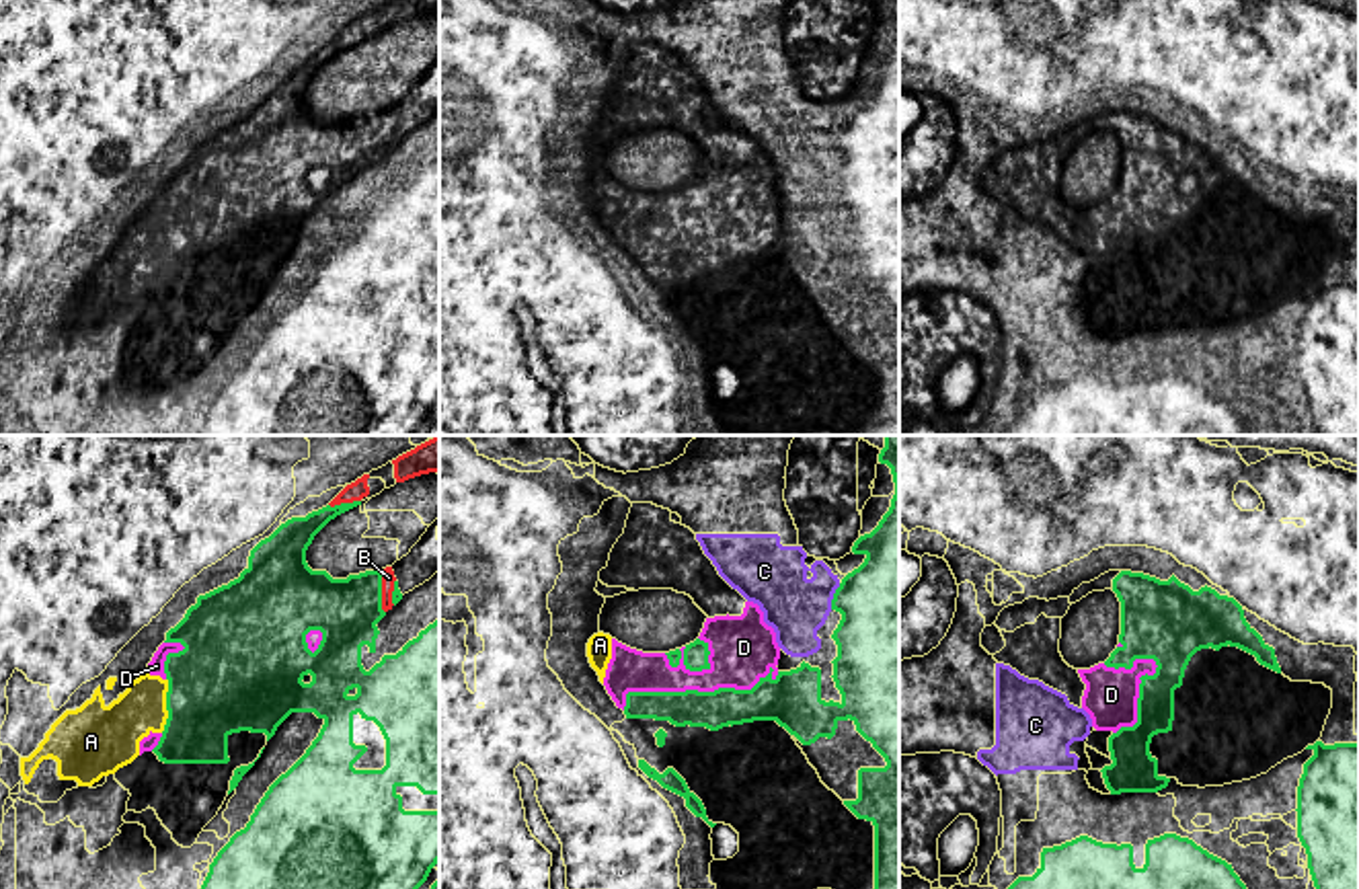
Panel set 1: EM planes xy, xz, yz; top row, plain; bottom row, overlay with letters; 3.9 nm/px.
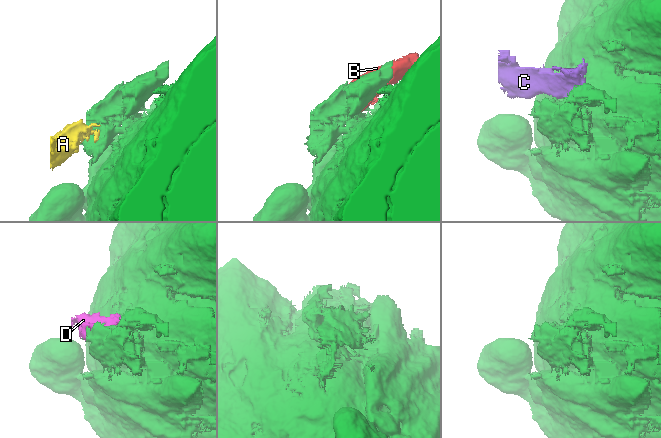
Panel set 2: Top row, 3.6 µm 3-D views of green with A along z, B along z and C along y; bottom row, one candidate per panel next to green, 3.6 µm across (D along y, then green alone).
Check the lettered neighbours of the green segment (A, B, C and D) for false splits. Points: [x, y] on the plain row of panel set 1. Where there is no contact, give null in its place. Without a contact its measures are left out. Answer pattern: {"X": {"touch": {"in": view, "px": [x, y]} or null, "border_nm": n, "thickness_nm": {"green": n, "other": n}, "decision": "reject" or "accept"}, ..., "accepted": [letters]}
{"A": {"touch": {"in": "xy", "px": [167, 245]}, "border_nm": 220, "thickness_nm": {"green": 400, "other": 220}, "decision": "reject"}, "B": {"touch": {"in": "xy", "px": [380, 132]}, "border_nm": 170, "thickness_nm": {"green": 260, "other": 50}, "decision": "reject"}, "C": {"touch": {"in": "xz", "px": [834, 136]}, "border_nm": 110, "thickness_nm": {"green": 440, "other": 260}, "decision": "reject"}, "D": {"touch": {"in": "xz", "px": [694, 230]}, "border_nm": 650, "thickness_nm": {"green": 150, "other": 260}, "decision": "reject"}, "accepted": []}

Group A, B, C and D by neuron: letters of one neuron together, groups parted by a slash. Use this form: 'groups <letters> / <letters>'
groups A B D / C

